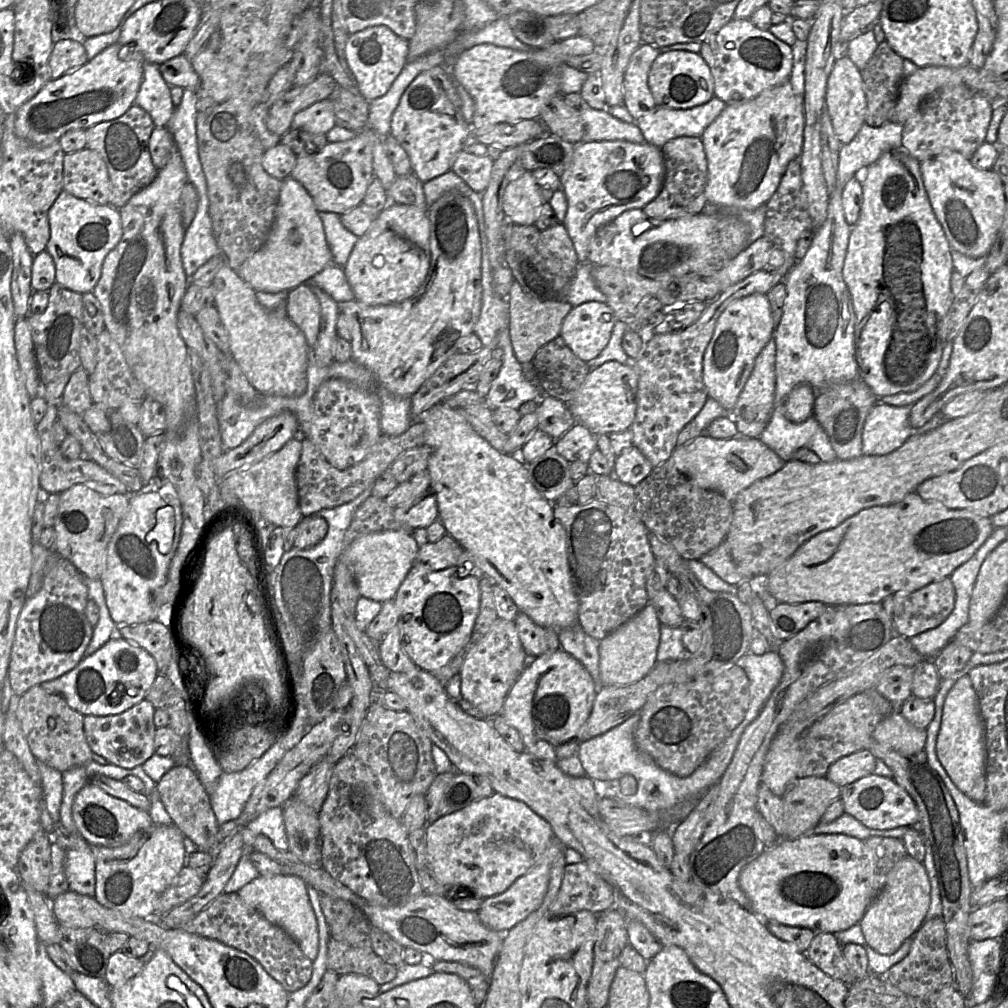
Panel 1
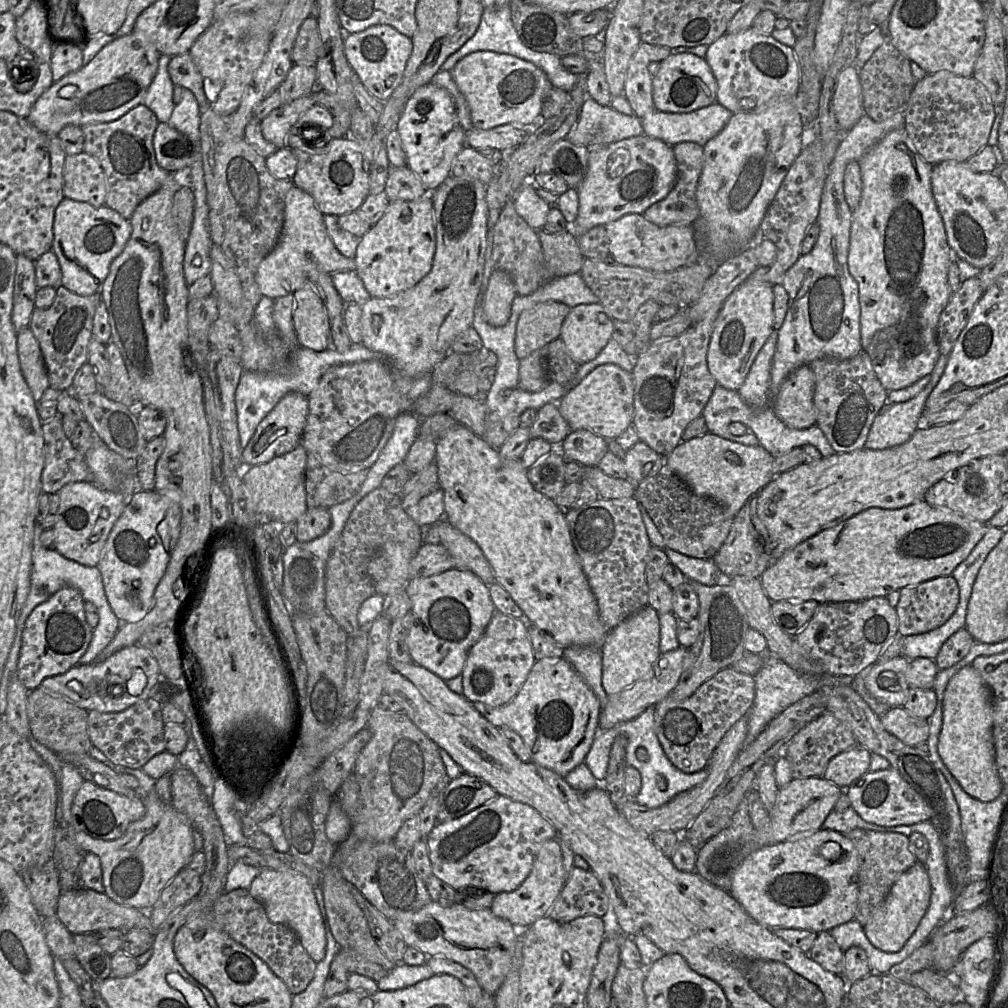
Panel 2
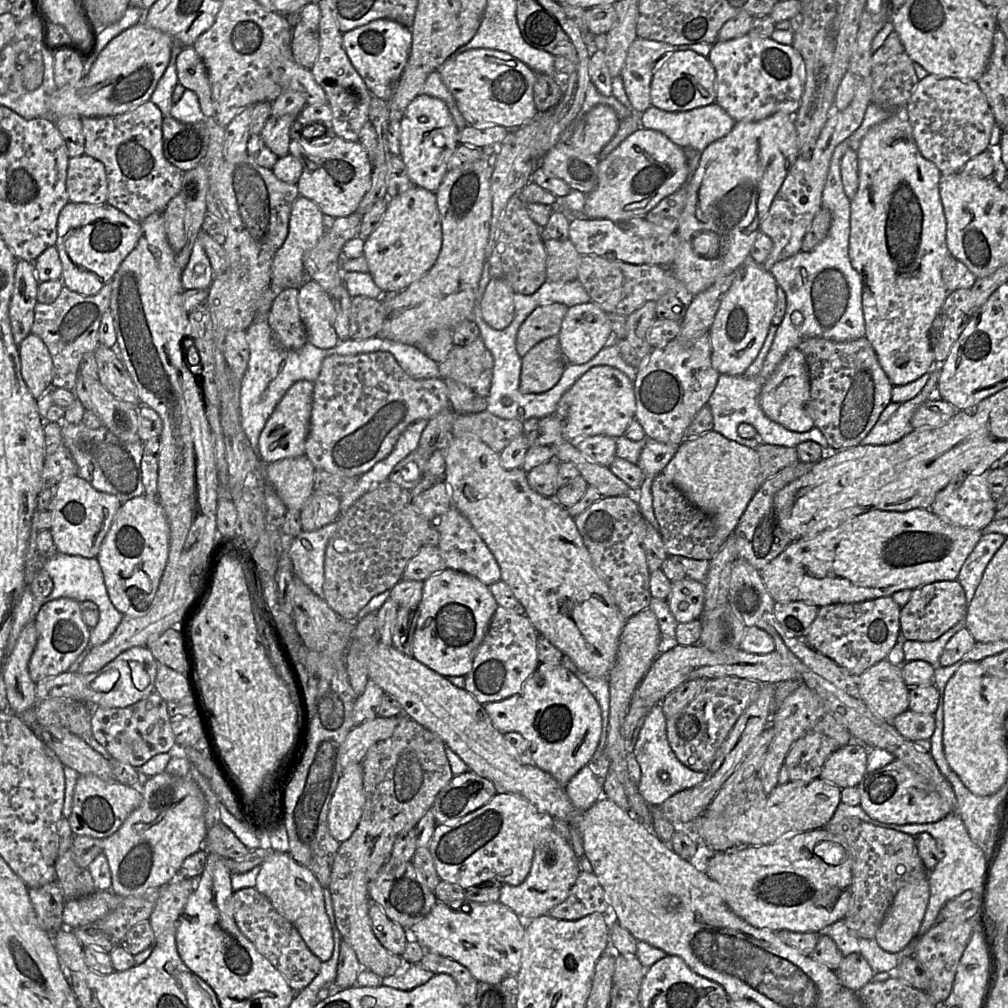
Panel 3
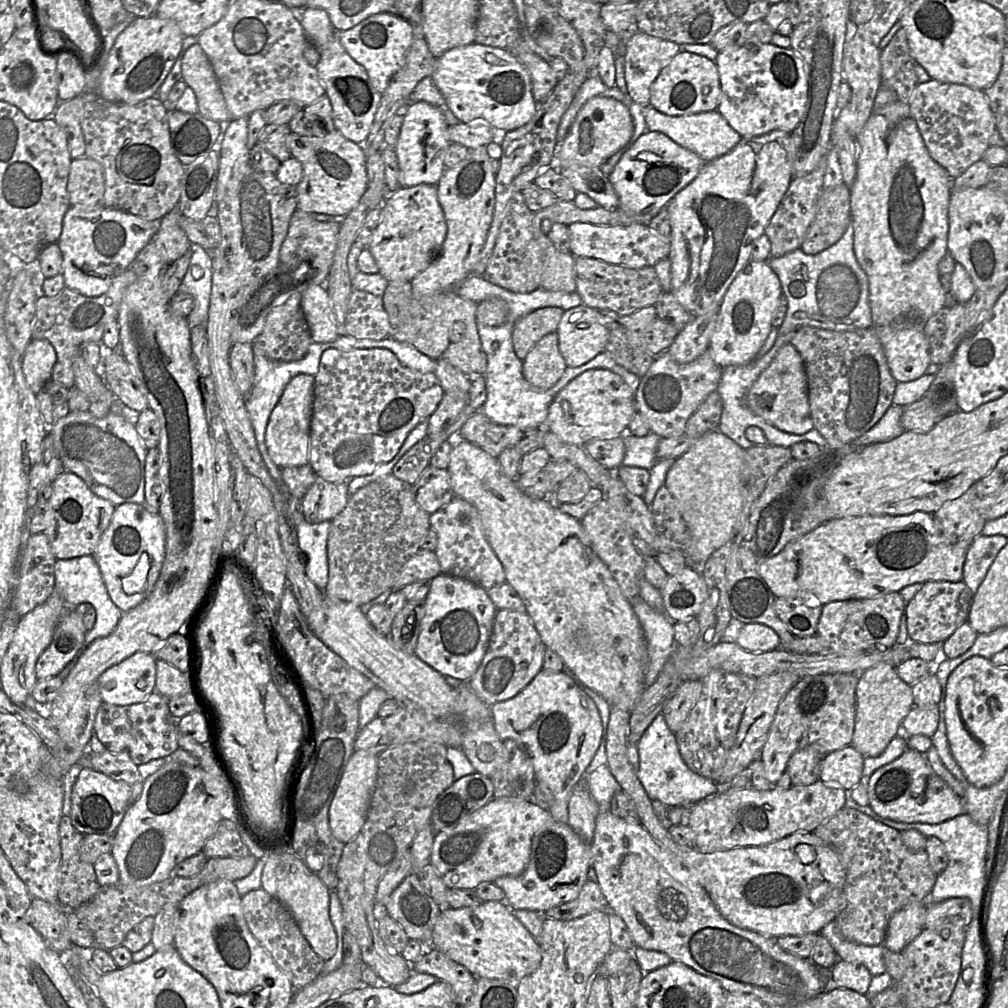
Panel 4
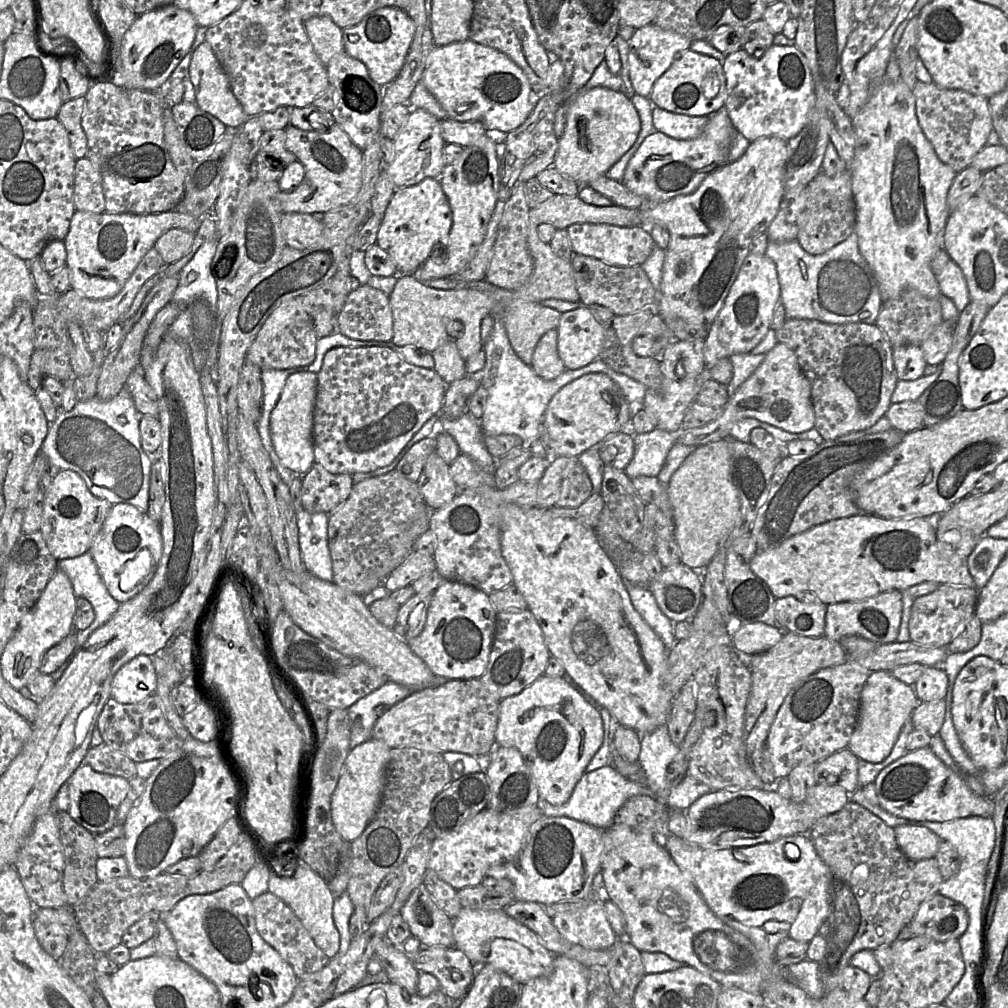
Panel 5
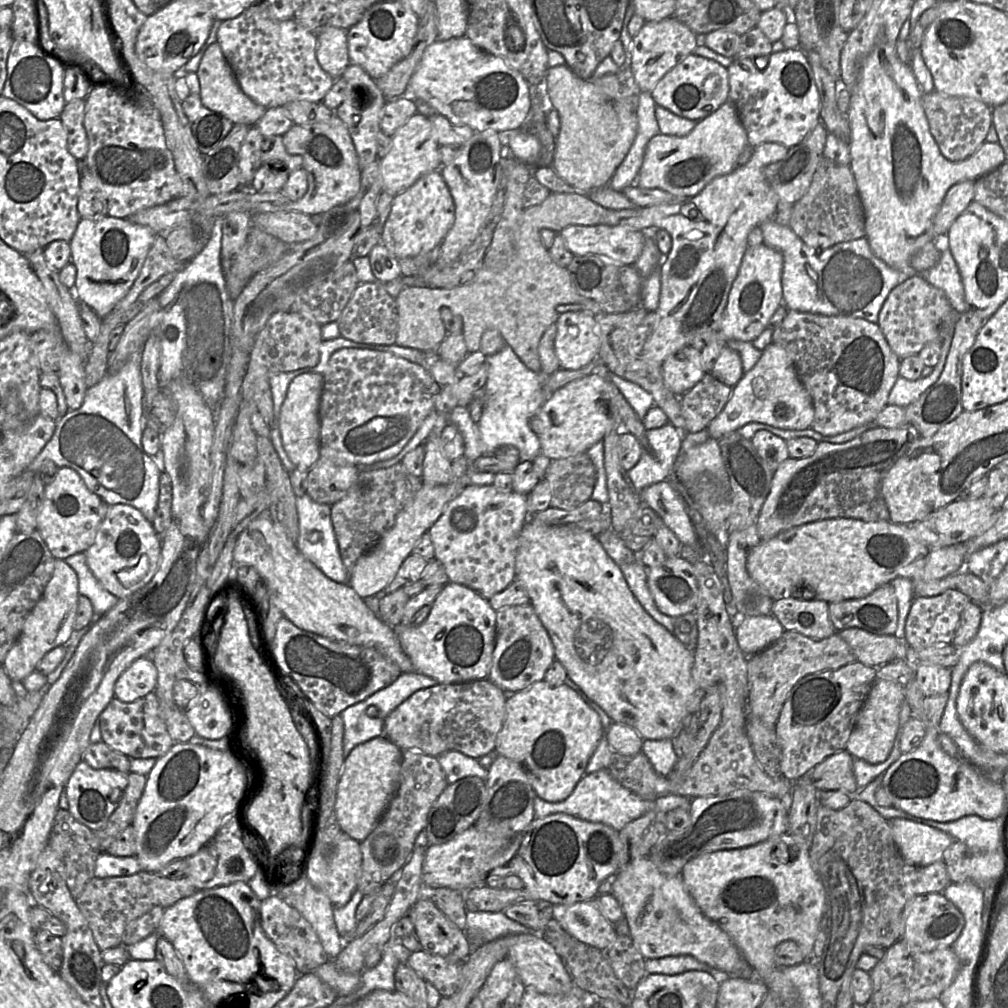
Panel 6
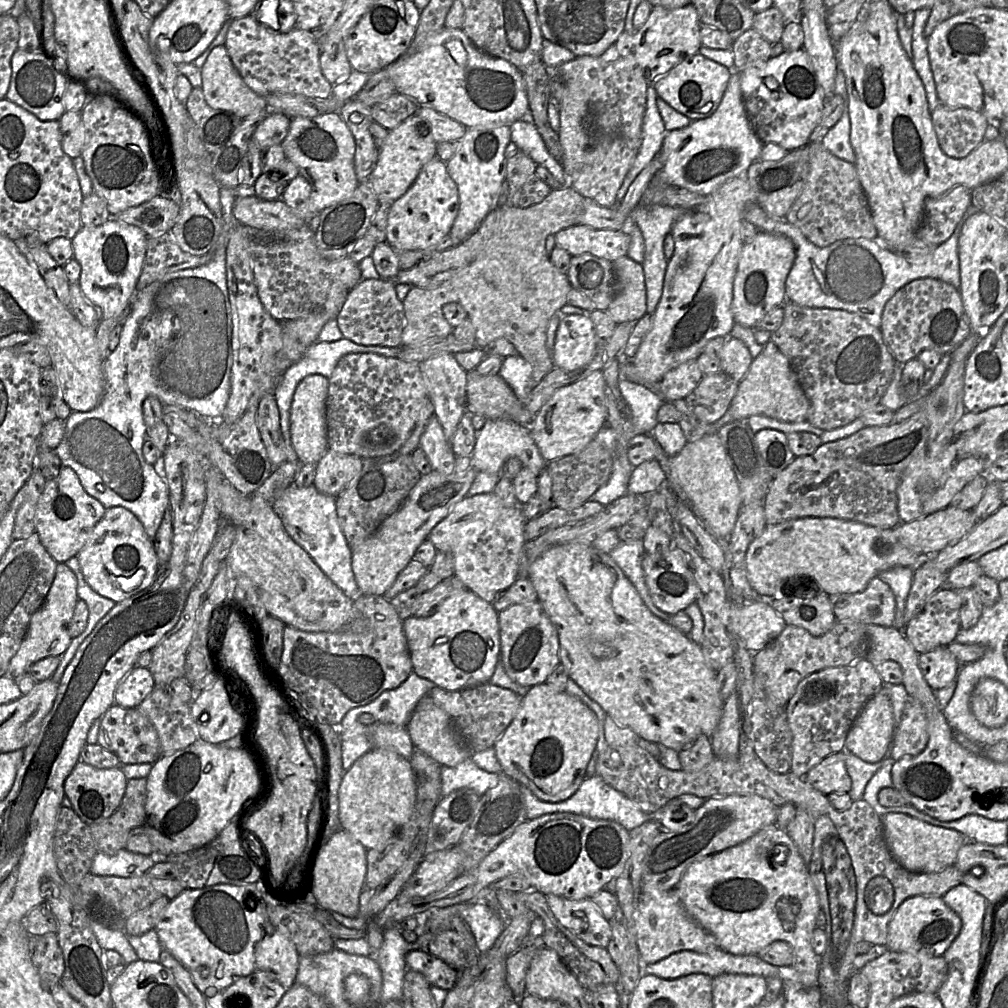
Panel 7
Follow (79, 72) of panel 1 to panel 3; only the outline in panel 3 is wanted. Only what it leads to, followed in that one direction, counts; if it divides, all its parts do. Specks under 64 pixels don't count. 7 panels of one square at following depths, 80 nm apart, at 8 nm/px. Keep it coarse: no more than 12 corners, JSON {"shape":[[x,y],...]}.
{"shape":[[143,21],[56,88],[49,115],[107,117],[150,99],[174,40]]}

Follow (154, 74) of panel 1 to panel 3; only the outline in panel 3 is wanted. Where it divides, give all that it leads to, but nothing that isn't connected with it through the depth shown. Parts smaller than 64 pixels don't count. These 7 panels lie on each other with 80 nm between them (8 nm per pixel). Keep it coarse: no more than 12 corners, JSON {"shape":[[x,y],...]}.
{"shape":[[173,43],[169,64],[149,99],[170,116],[178,83],[176,59],[184,48]]}

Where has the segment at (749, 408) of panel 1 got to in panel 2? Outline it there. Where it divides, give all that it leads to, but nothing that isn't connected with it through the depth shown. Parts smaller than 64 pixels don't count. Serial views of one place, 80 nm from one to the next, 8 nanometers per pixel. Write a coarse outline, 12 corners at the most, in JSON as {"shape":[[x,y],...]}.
{"shape":[[778,331],[757,354],[738,392],[752,407],[766,406]]}

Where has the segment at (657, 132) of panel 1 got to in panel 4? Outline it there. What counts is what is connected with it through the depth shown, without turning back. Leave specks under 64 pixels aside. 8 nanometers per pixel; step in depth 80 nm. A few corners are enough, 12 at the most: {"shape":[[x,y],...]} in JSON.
{"shape":[[648,106],[648,130],[705,162],[742,139],[718,109],[672,116]]}

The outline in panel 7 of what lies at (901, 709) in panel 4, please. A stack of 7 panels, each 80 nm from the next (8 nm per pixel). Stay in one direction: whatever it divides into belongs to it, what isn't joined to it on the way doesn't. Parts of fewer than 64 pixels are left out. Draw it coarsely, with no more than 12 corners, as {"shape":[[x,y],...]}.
{"shape":[[884,685],[867,701],[844,751],[881,761],[894,715]]}

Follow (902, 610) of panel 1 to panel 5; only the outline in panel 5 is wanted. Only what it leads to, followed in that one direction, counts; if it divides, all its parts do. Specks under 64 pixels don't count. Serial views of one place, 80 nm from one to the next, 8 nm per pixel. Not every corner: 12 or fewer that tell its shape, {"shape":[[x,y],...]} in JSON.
{"shape":[[940,584],[913,600],[910,641],[947,647],[978,591]]}

